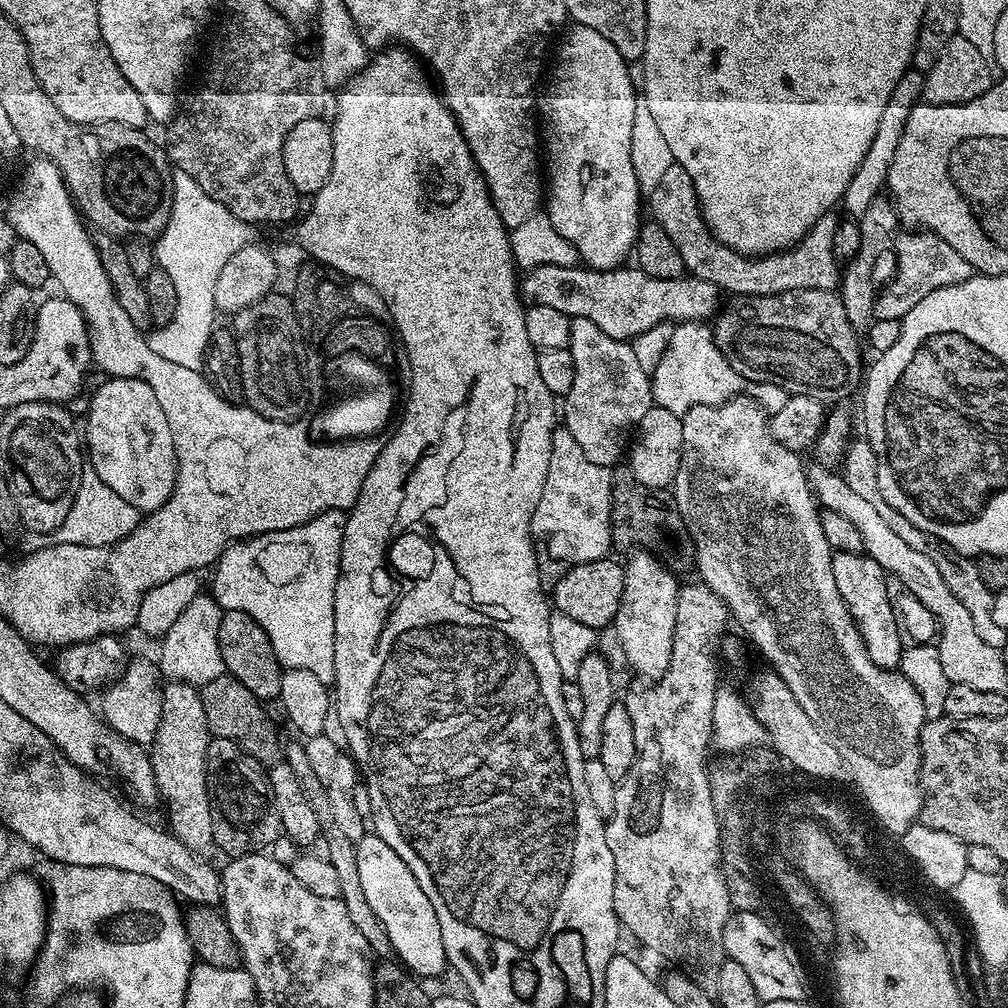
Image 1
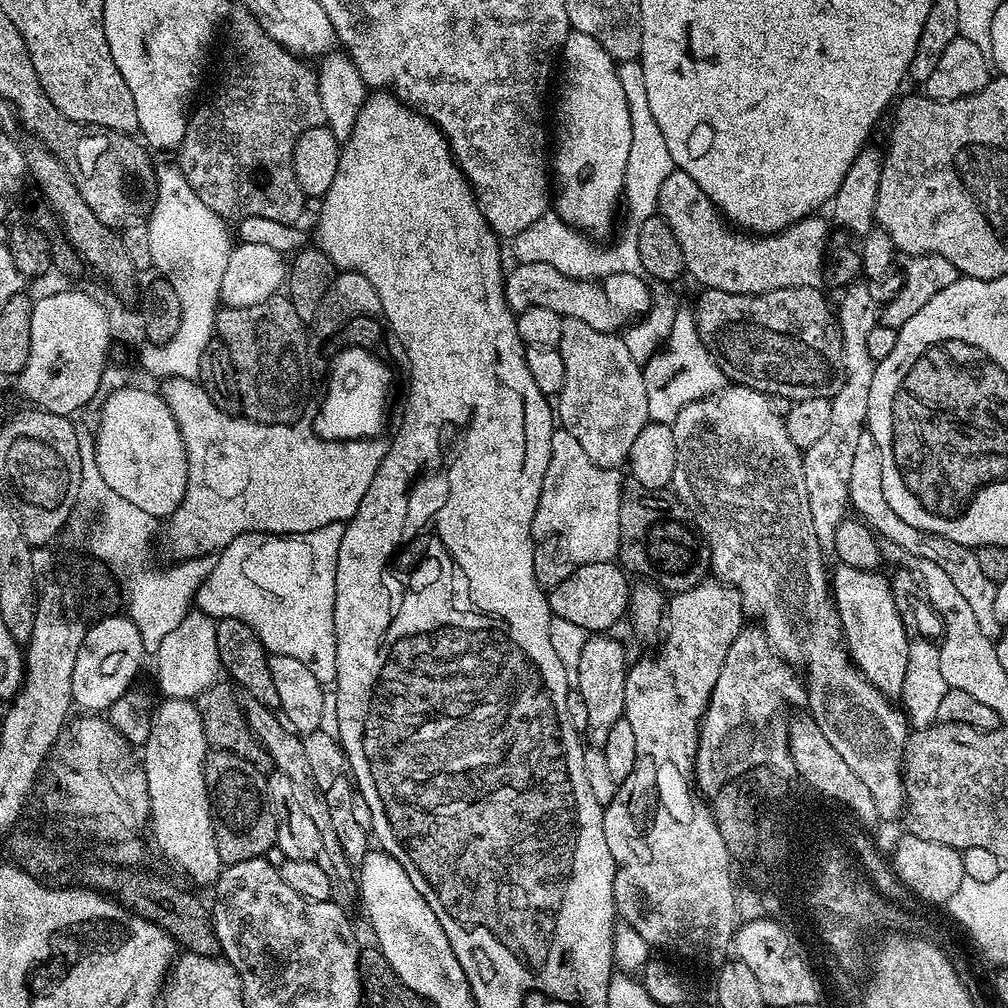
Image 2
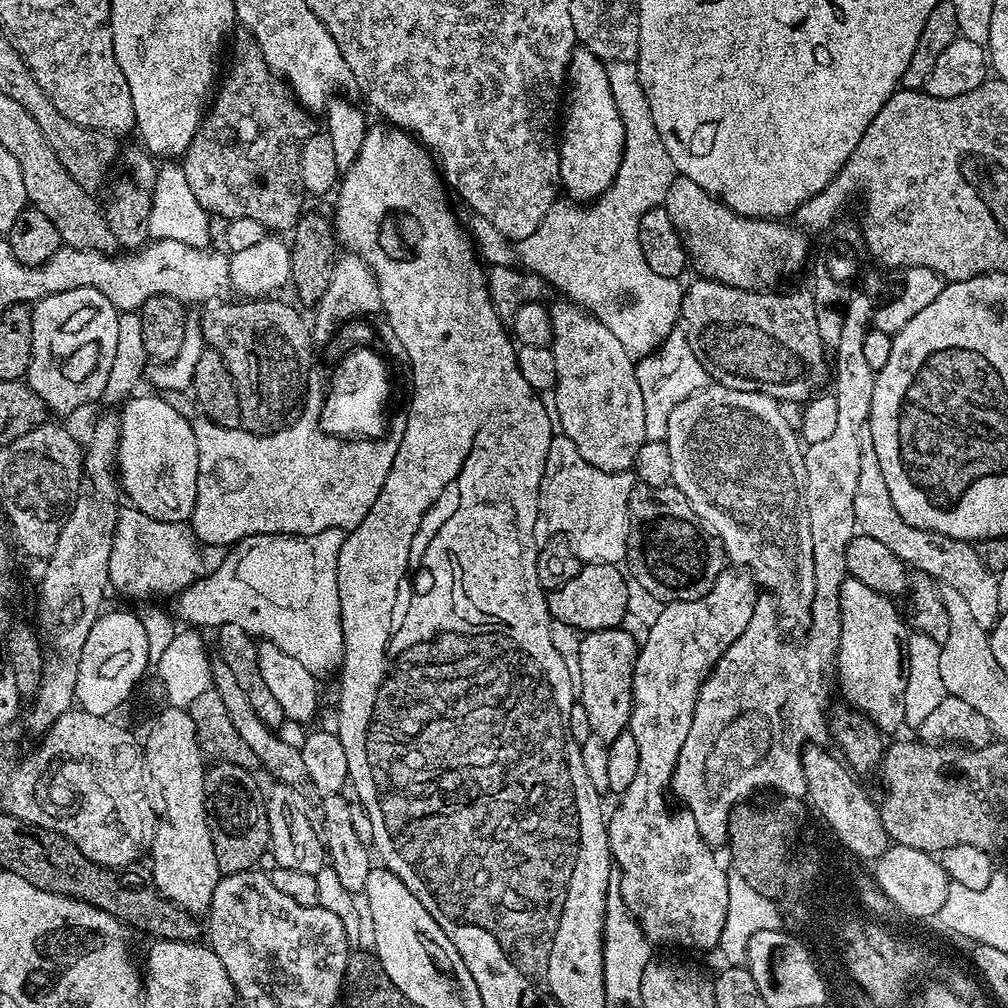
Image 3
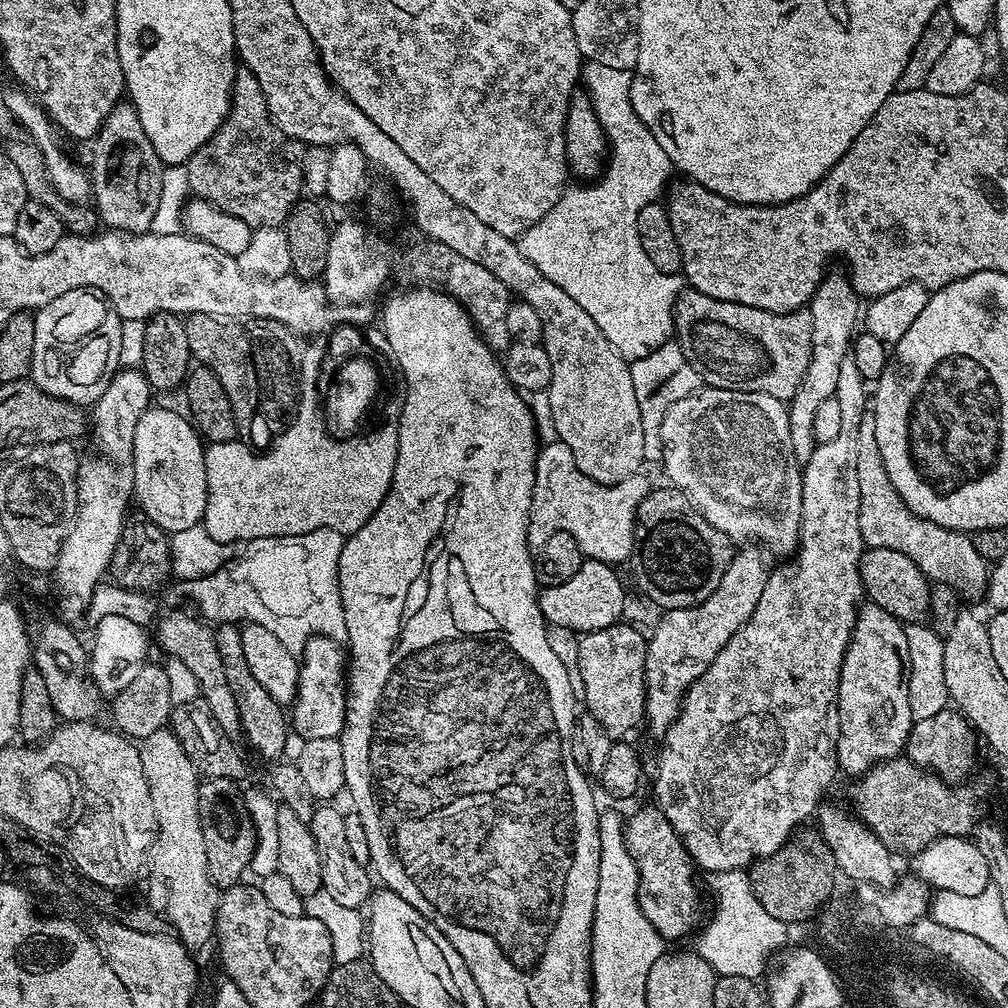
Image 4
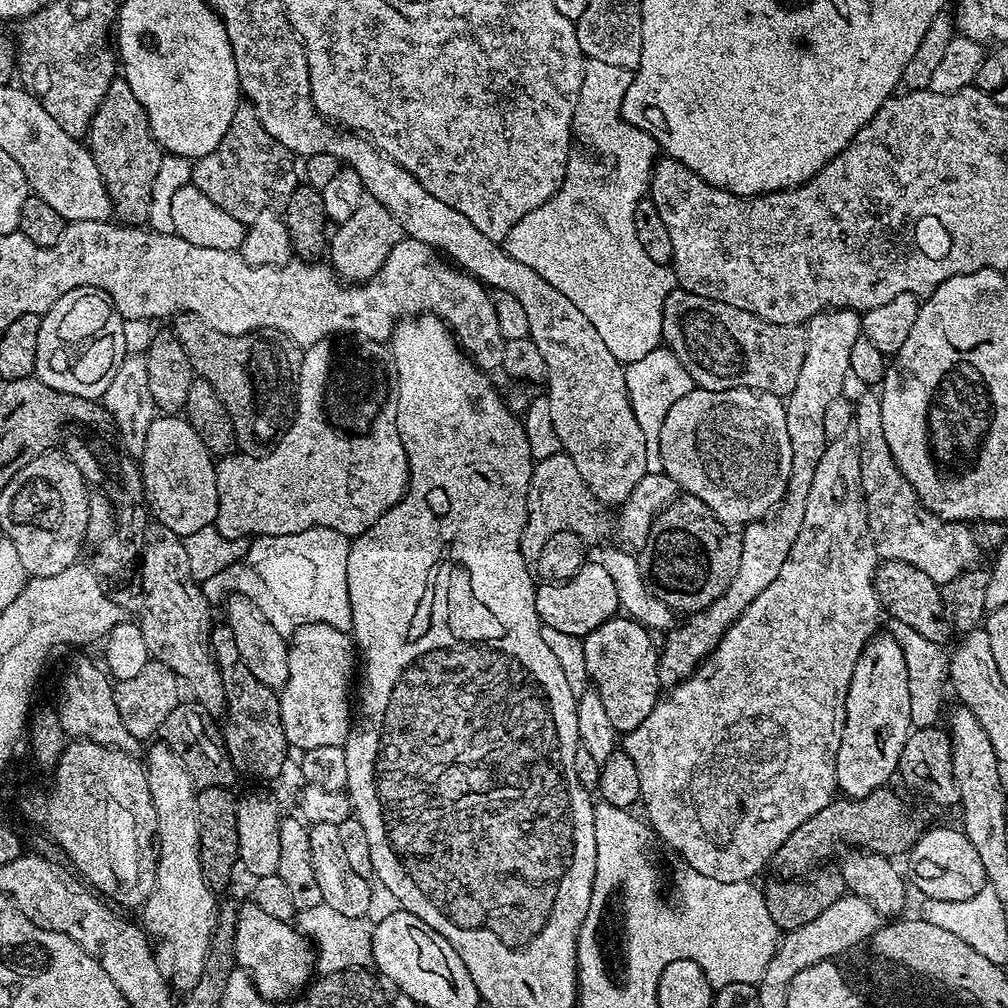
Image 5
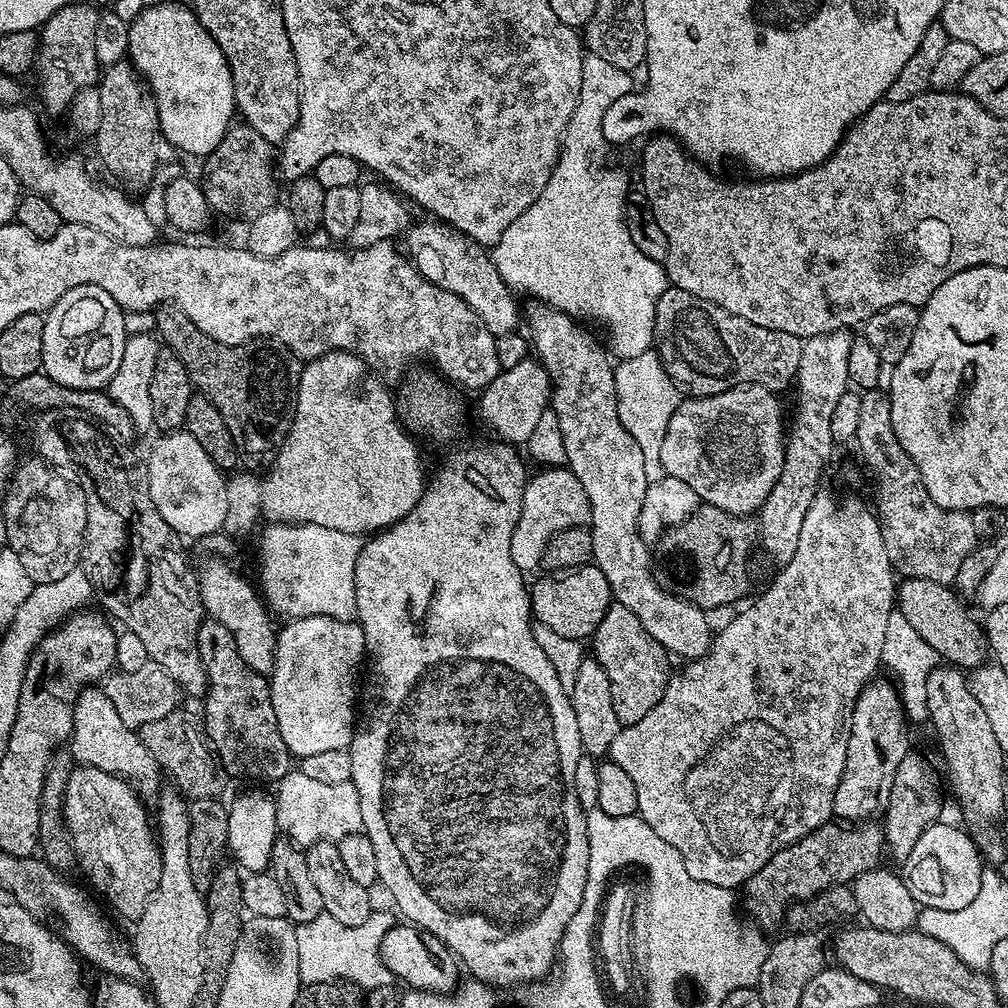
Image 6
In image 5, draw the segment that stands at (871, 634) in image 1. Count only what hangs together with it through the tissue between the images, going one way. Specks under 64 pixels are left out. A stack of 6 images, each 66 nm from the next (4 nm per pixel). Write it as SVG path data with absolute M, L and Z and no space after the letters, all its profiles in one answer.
M877 634L868 641L868 644L862 650L858 658L858 666L854 666L854 678L850 678L850 690L846 694L846 718L844 720L844 729L842 730L842 742L838 746L838 758L836 759L836 786L845 797L861 800L866 798L874 790L885 787L889 783L888 779L897 775L902 758L902 746L906 746L906 738L911 732L912 719L910 718L910 678L906 674L906 654L902 654L902 646L891 634Z

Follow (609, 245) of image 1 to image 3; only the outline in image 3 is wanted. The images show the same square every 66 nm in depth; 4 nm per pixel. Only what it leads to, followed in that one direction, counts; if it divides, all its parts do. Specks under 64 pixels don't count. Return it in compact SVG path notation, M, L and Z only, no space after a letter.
M572 49L566 77L566 103L558 124L560 146L560 187L572 202L591 202L600 196L618 174L624 153L624 127L610 94L608 69L590 49Z

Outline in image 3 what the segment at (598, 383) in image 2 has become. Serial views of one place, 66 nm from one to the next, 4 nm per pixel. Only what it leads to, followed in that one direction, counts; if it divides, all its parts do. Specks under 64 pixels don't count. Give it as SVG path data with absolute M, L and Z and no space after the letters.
M560 298L556 305L551 305L550 311L552 314L552 342L550 347L554 354L554 370L556 371L554 416L558 421L559 431L566 438L570 438L570 442L574 442L574 446L578 446L578 454L582 454L582 458L586 458L586 462L590 462L590 466L598 466L598 470L606 470L607 472L629 471L635 465L639 448L646 441L646 413L642 406L642 390L638 390L634 357L626 354L626 350L622 350L622 342L618 342L618 338L614 338L614 334L610 334L610 330L606 330L606 326L600 320L596 319L591 312L581 308L580 305L572 303L571 300Z

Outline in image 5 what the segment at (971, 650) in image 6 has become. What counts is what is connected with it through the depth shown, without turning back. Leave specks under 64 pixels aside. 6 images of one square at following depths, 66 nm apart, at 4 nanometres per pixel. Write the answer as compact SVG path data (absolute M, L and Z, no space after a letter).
M884 560L876 569L876 593L880 599L881 609L889 612L889 617L898 622L906 622L922 634L922 638L930 638L930 642L944 646L954 633L954 625L944 611L940 585L934 583L928 575L922 574L918 566L910 566L910 562Z

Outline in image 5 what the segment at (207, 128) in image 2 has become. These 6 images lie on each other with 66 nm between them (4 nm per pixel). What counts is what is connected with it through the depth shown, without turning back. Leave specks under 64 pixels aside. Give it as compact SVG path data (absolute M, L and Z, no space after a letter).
M244 102L234 114L230 130L222 134L222 142L218 142L218 146L214 146L210 154L193 163L191 184L202 190L215 206L220 206L231 217L247 226L254 222L254 218L258 218L258 214L283 213L286 202L290 202L290 194L294 194L298 187L298 160L289 148L270 138L270 134L266 134L258 114L252 109L251 104Z

